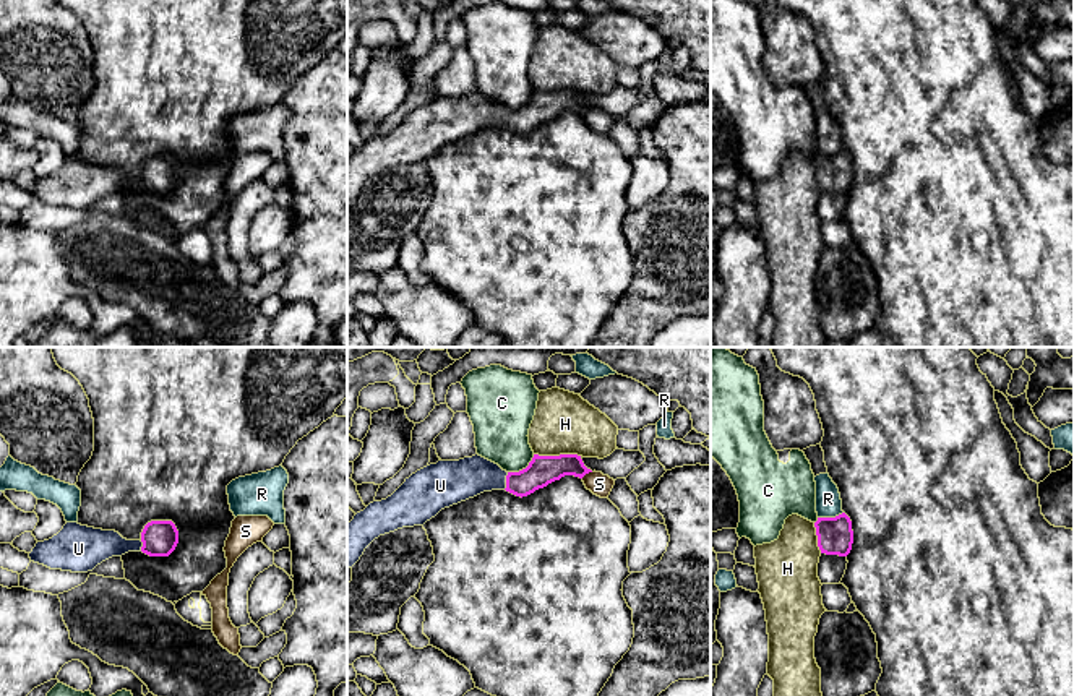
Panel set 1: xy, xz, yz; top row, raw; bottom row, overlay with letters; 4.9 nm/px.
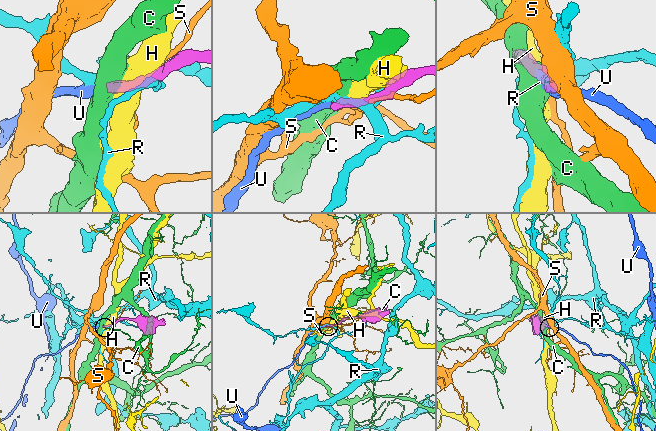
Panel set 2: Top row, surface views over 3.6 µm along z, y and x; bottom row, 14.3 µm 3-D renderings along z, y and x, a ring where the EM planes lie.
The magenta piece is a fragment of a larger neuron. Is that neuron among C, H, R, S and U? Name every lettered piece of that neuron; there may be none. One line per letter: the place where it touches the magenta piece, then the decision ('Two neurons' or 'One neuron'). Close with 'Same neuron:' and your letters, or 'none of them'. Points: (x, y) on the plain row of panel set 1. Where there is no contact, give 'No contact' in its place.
C: Touches magenta at xz (523, 106). Two neurons
H: Touches magenta at xz (557, 93). Two neurons
R: Touches magenta at yz (829, 154). Two neurons
S: Touches magenta at xz (586, 109). Two neurons
U: Touches magenta at xz (506, 117). One neuron
Same neuron: U

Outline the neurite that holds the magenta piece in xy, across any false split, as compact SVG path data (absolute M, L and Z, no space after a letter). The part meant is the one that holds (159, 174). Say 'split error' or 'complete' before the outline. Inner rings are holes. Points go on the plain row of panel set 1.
split error; M172 157L148 159L140 177L127 177L115 167L67 159L57 172L37 178L29 195L50 206L88 209L102 198L128 188L169 193L177 180L178 167Z

